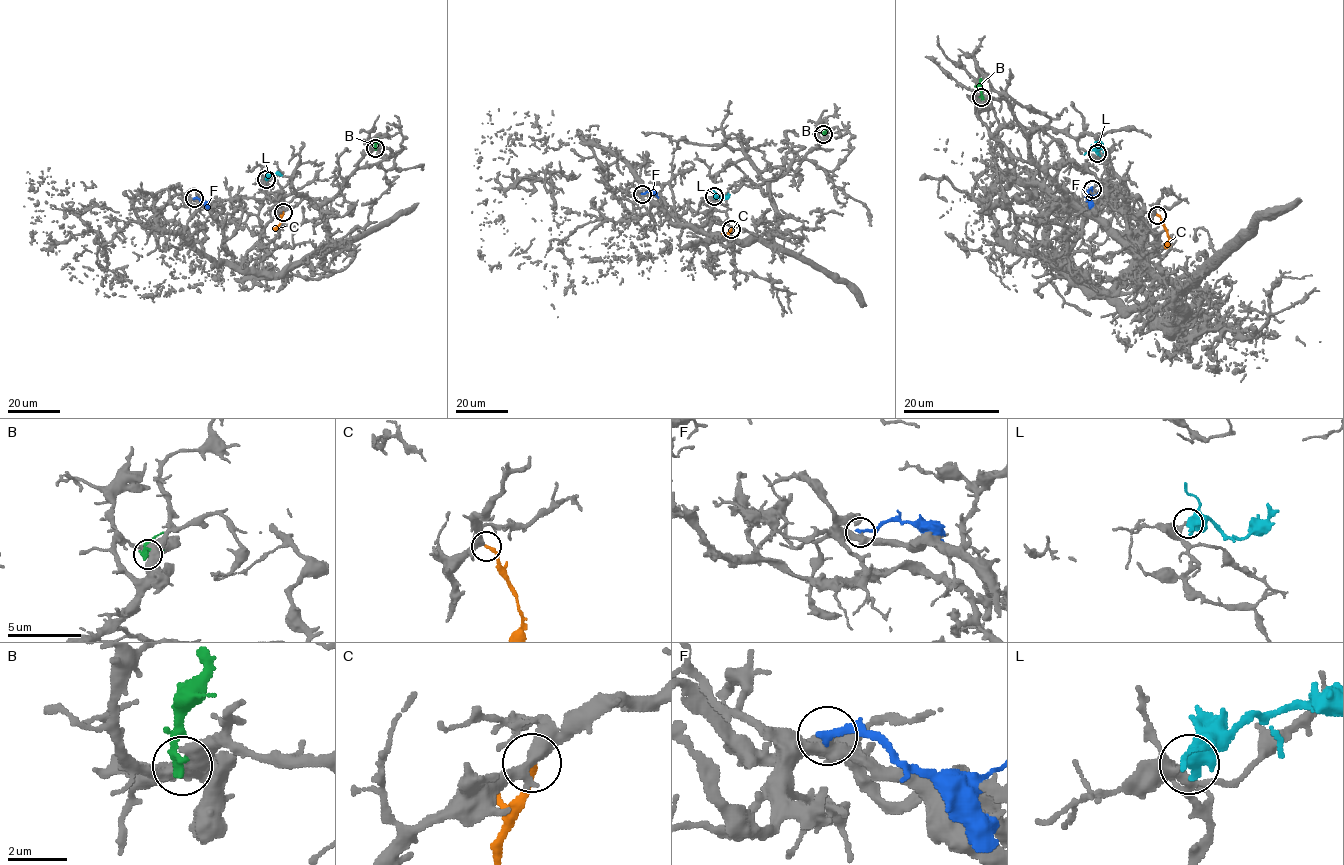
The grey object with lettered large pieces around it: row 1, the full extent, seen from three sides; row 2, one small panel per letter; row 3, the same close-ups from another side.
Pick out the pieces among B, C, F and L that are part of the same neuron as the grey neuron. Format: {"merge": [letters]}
{"merge": ["C"]}

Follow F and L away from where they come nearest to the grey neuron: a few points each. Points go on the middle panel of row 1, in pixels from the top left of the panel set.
F: (641, 193), (653, 192), (658, 197)
L: (714, 197), (724, 199), (728, 193)

